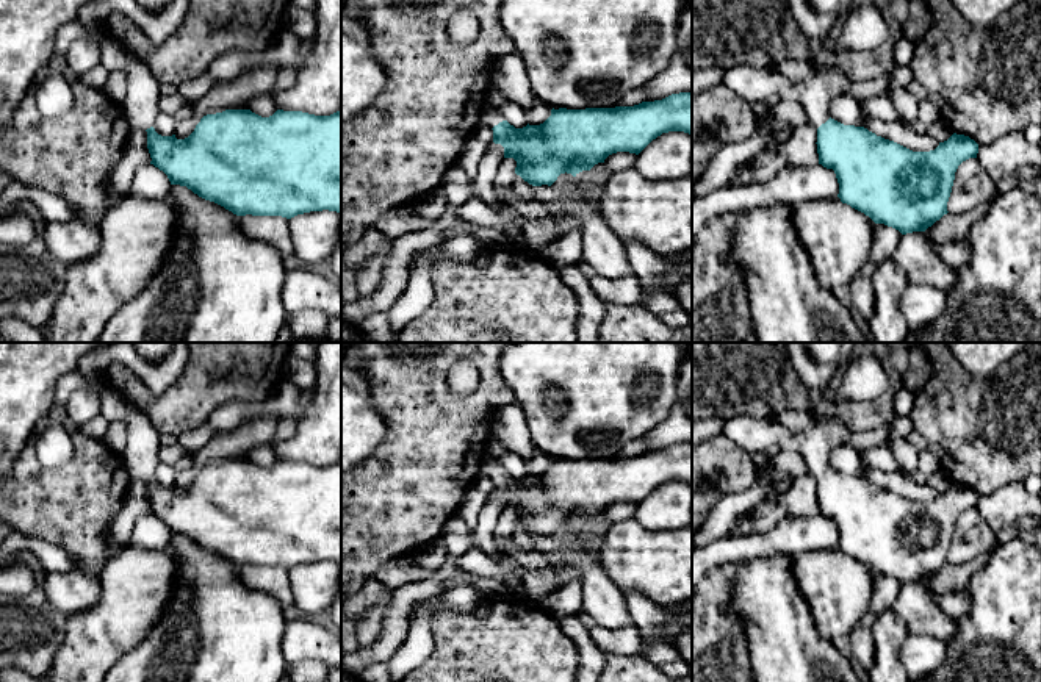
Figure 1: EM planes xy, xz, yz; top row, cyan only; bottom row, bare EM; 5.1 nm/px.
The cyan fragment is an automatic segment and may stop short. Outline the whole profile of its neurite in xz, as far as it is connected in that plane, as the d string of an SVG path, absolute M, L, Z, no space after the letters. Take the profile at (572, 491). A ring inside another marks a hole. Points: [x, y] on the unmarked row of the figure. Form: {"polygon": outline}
{"polygon": "M692 443L672 444L662 450L642 452L634 457L551 460L540 476L515 479L495 458L487 457L479 474L493 480L493 493L504 497L504 508L517 512L515 524L532 537L551 537L560 524L576 527L617 502L639 505L653 490L668 482L692 485Z"}

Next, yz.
{"polygon": "M740 415L725 419L722 433L748 454L764 452L773 444L783 450L797 450L805 458L806 471L817 479L819 515L834 521L841 552L864 563L875 574L892 577L902 585L925 582L949 563L947 552L955 522L963 512L977 508L978 504L978 494L964 485L953 483L935 501L913 502L864 477L844 476L831 469L831 450L848 444L853 433L841 418L814 419L808 430L794 433L776 418L753 419Z"}

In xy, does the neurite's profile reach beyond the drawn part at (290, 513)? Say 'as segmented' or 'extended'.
extended

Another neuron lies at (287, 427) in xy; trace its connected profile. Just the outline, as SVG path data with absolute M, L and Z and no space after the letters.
M288 416L288 418L279 419L272 446L293 436L296 433L296 429L297 429L297 416Z

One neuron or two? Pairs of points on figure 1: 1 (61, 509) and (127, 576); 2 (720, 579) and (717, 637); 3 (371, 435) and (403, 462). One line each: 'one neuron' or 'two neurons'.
1: two neurons
2: one neuron
3: two neurons

